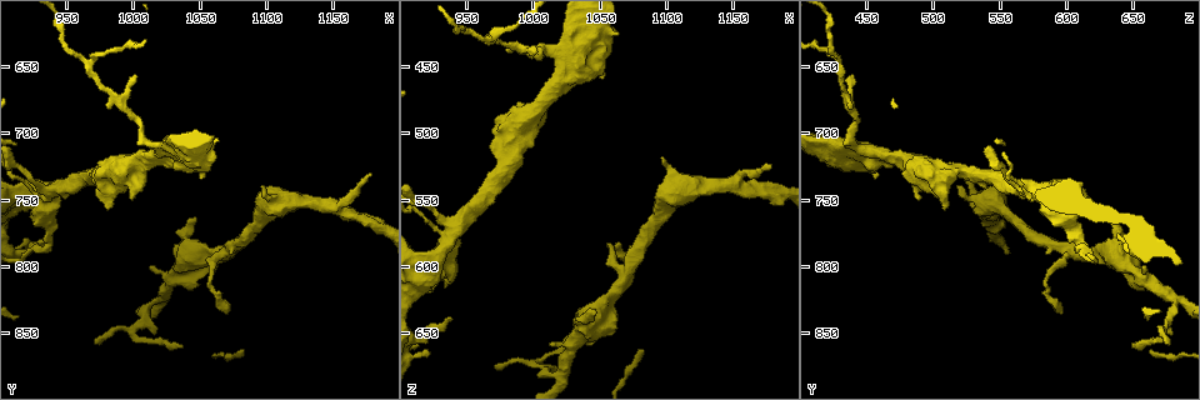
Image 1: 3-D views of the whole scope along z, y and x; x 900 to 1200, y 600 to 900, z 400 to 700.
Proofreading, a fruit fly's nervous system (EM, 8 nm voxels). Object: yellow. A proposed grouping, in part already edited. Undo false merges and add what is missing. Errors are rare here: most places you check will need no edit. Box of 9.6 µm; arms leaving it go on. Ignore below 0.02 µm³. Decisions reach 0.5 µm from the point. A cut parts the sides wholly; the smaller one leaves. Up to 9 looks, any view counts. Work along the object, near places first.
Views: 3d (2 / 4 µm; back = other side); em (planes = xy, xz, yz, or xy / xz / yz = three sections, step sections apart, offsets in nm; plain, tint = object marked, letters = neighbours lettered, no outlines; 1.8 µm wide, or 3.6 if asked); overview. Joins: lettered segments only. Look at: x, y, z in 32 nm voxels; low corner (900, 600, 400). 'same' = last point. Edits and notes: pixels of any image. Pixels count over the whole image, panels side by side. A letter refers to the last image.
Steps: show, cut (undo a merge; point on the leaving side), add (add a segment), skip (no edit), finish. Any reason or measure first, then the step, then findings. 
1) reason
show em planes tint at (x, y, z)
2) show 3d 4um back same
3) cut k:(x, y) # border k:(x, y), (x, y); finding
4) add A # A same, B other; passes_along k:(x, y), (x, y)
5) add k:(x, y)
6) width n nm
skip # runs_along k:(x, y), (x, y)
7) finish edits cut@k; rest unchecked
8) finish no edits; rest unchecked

show 3d 2um at (1020, 714, 456)

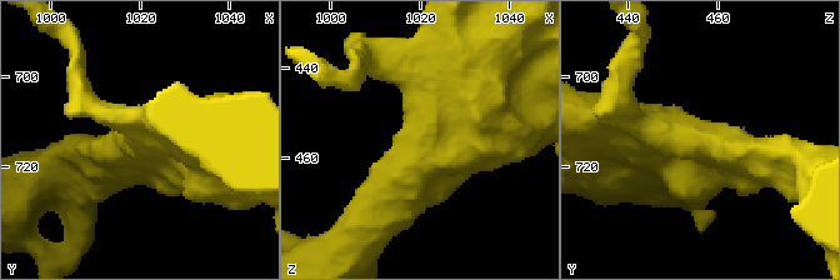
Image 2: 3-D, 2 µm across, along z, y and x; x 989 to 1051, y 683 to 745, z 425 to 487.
arms 4
show em planes letters at (1020, 713, 457)

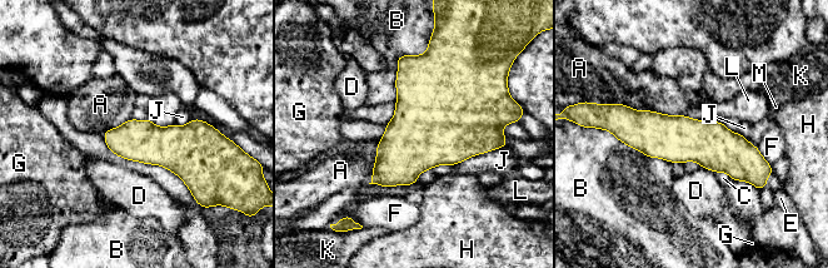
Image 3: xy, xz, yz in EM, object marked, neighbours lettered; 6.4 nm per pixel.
skip # A other, B other, C other, D other, E other, F other, G other, H other, J other, K other, L other, M other; runs_along 3:(619, 129), (763, 164); all the same neuron

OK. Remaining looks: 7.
a narrow waist
show 3d 4um at (966, 646, 428)

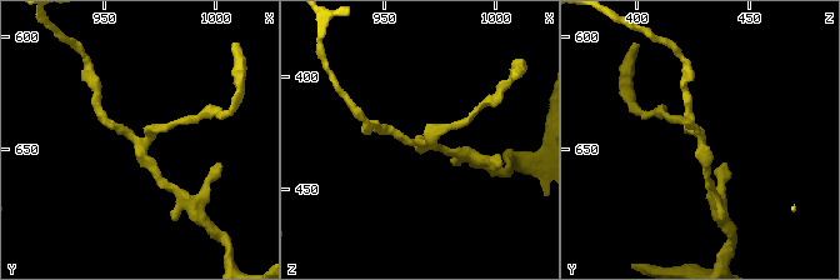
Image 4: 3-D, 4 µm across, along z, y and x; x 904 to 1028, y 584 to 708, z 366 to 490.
arms 3; now the EM
show em yz step 8 tint at (968, 648, 429)

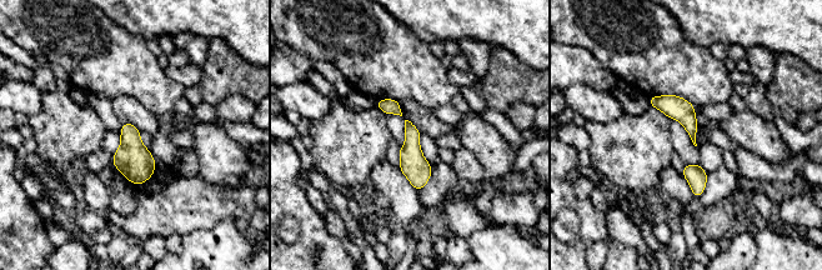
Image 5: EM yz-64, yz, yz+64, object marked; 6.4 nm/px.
see the neighbours
show em yz step 8 letters same

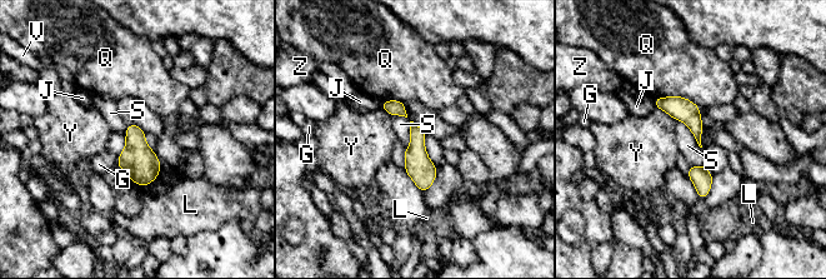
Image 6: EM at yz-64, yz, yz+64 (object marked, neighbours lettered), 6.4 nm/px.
skip # G other, J other, L other, Q other, S other, V other, Y other, Z other; border 6:(676, 120), (687, 126), (701, 148); one neuron here

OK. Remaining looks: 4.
thin end
show 3d 4um at (936, 774, 640)

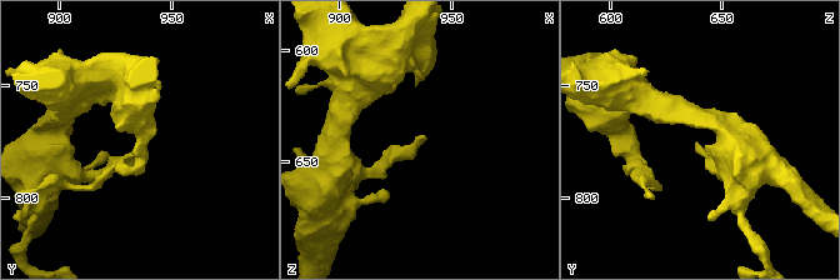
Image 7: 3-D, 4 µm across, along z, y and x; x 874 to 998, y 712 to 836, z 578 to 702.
show em 3.6um planes letters at (937, 775, 639)

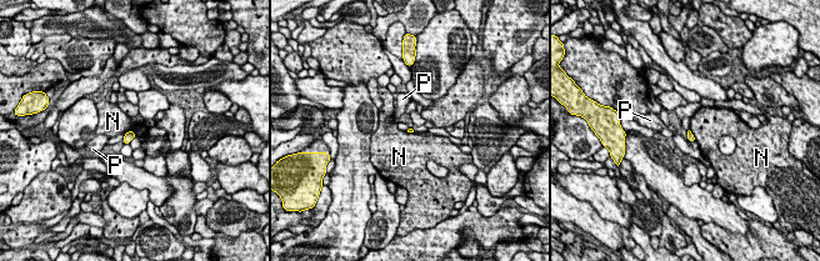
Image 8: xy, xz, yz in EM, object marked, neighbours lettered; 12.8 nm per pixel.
longest_contact N 180 nm
skip # N other, P other; border 8:(689, 130), (696, 140); no lettered segment goes on from it

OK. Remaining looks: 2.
four arms meet
show 3d 4um at (942, 742, 572)

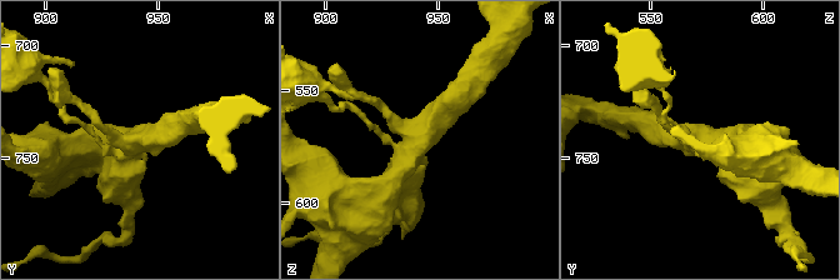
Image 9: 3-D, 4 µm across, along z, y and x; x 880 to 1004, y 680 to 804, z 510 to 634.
arms 4; need the tissue
show em planes letters at (941, 743, 573)

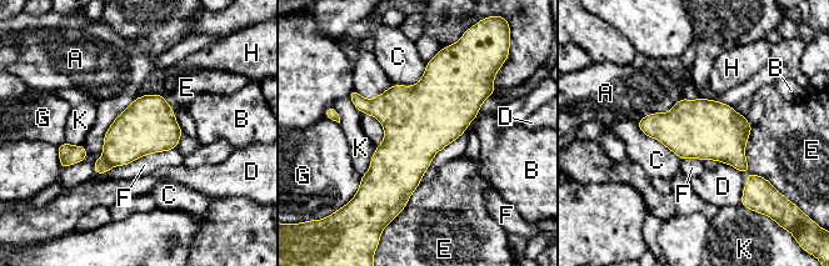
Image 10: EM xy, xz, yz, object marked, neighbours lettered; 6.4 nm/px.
cut 10:(100, 165) # A other, B other, C other, D other, E other, F other, G other, H other, K other; border 10:(103, 156), (113, 165); a second neuron is stuck on

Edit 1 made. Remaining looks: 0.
finish edits cut@10; rest unchecked

